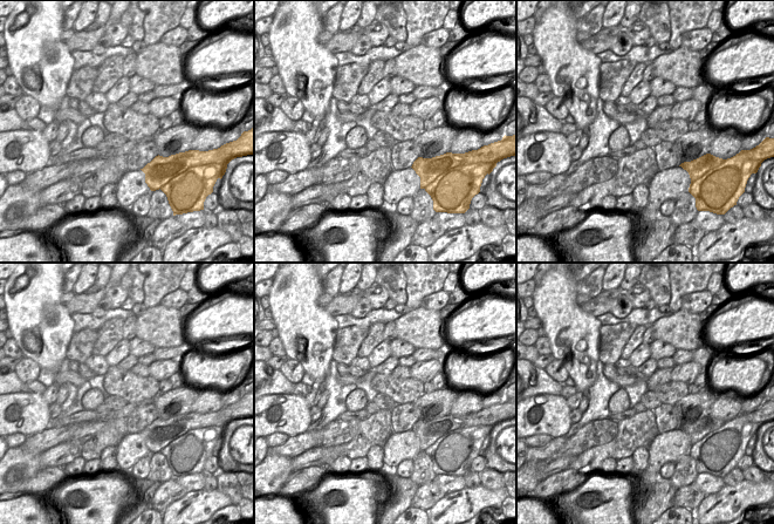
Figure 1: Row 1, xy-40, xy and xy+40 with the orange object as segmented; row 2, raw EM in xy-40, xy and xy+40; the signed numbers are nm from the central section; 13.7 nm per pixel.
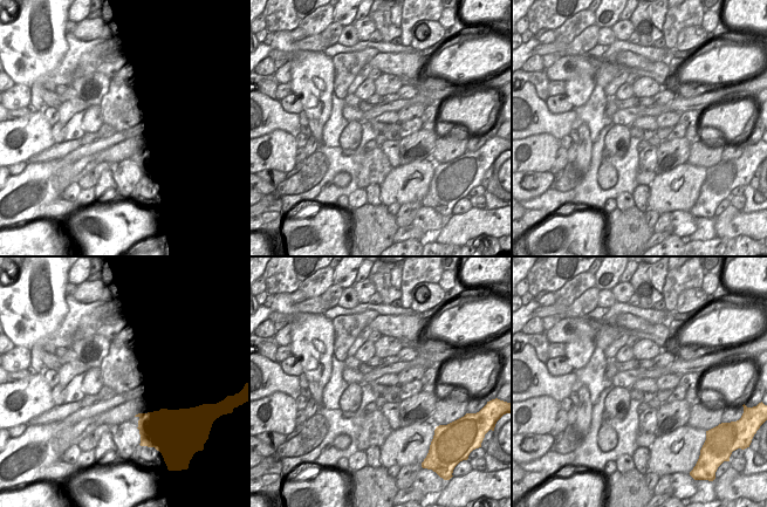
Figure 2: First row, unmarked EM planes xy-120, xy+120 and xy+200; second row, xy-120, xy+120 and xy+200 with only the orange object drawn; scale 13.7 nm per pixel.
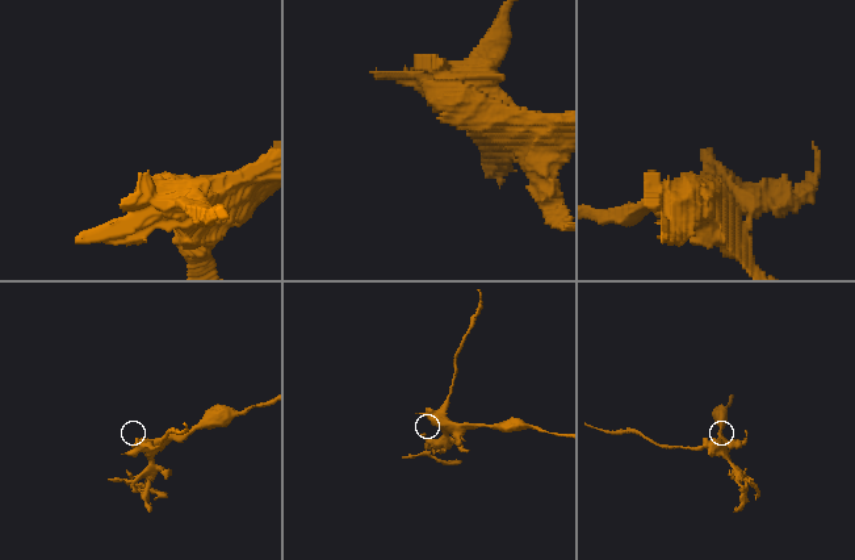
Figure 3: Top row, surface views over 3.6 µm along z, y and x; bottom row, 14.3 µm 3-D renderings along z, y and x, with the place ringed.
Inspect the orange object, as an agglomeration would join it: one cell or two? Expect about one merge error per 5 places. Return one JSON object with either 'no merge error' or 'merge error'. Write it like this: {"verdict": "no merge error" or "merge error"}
{"verdict": "merge error"}

